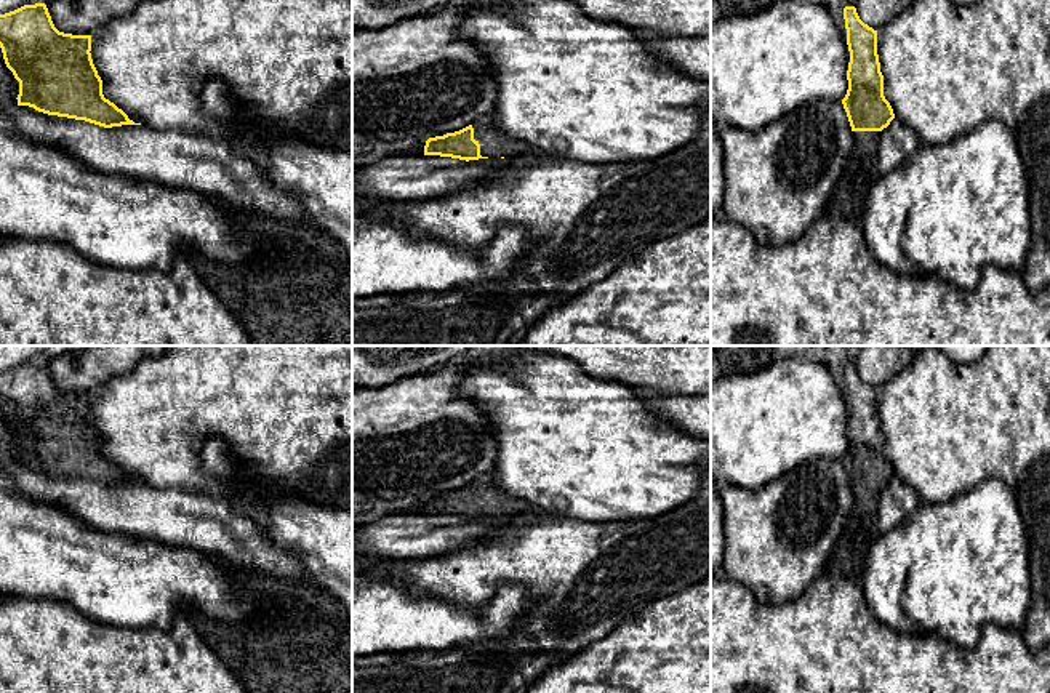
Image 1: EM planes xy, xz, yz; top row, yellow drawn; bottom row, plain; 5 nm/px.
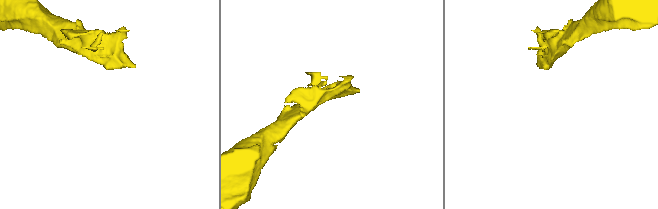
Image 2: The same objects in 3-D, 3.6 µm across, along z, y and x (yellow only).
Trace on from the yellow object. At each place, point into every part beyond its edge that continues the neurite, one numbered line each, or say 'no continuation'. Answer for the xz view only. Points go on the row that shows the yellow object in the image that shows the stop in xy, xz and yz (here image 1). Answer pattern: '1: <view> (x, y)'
1: xz (493, 141)

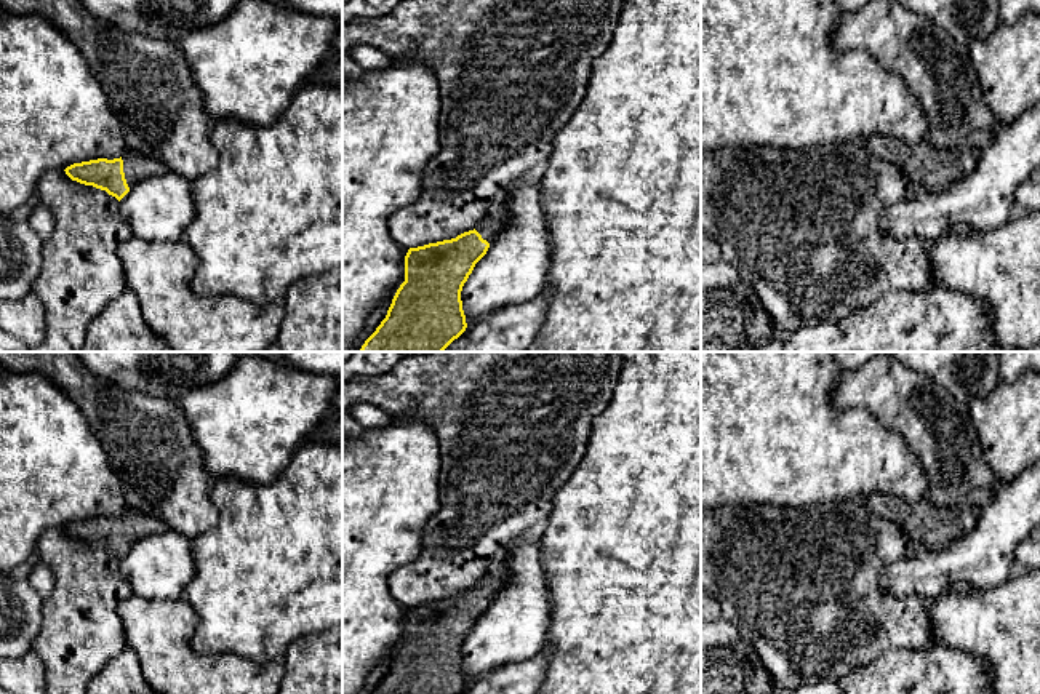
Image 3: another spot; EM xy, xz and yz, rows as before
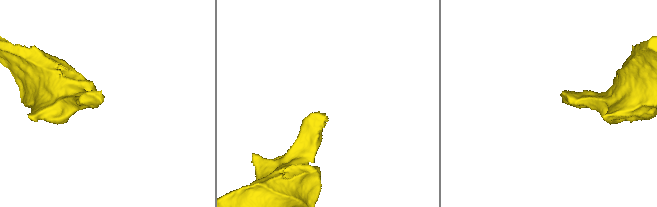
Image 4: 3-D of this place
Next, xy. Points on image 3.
1: xy (136, 167)

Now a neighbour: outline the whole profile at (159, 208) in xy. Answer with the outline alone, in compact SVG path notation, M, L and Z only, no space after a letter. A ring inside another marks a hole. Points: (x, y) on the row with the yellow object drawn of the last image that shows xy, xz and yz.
M170 170L146 177L120 200L120 214L139 240L184 240L195 217L192 181Z

